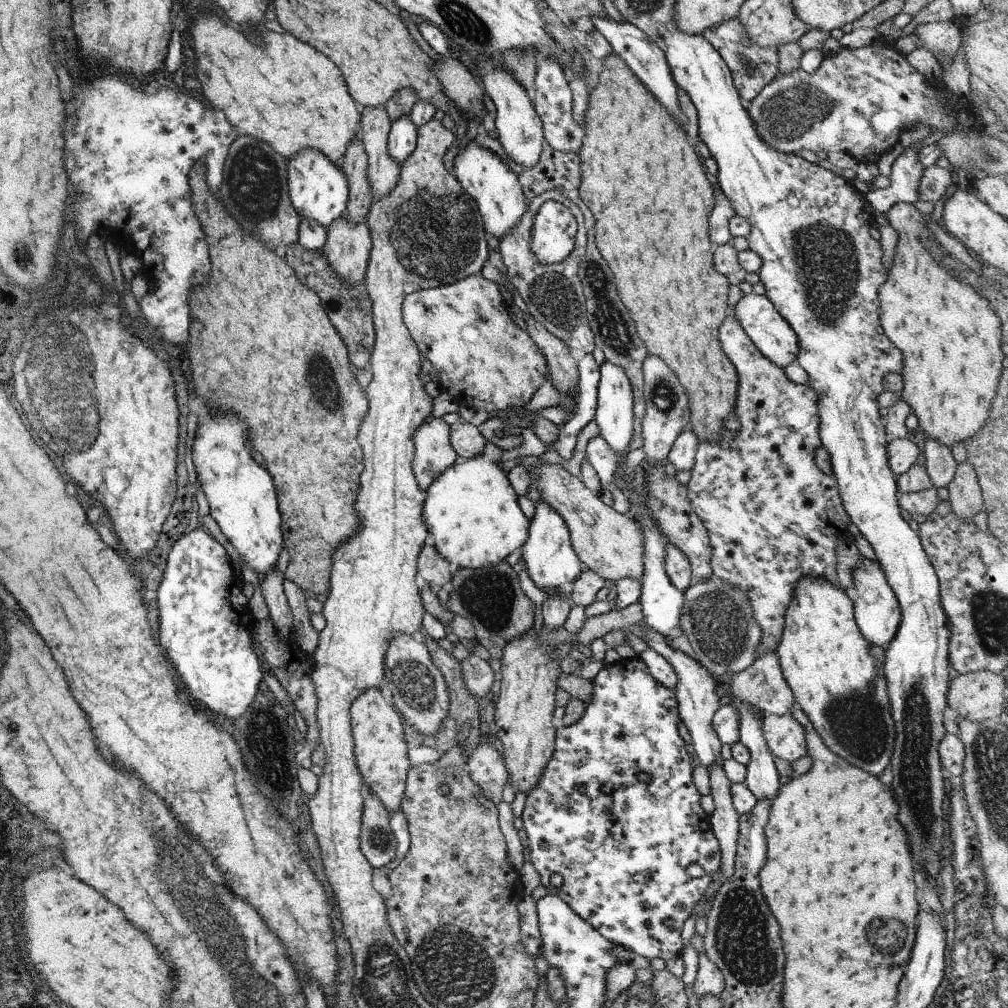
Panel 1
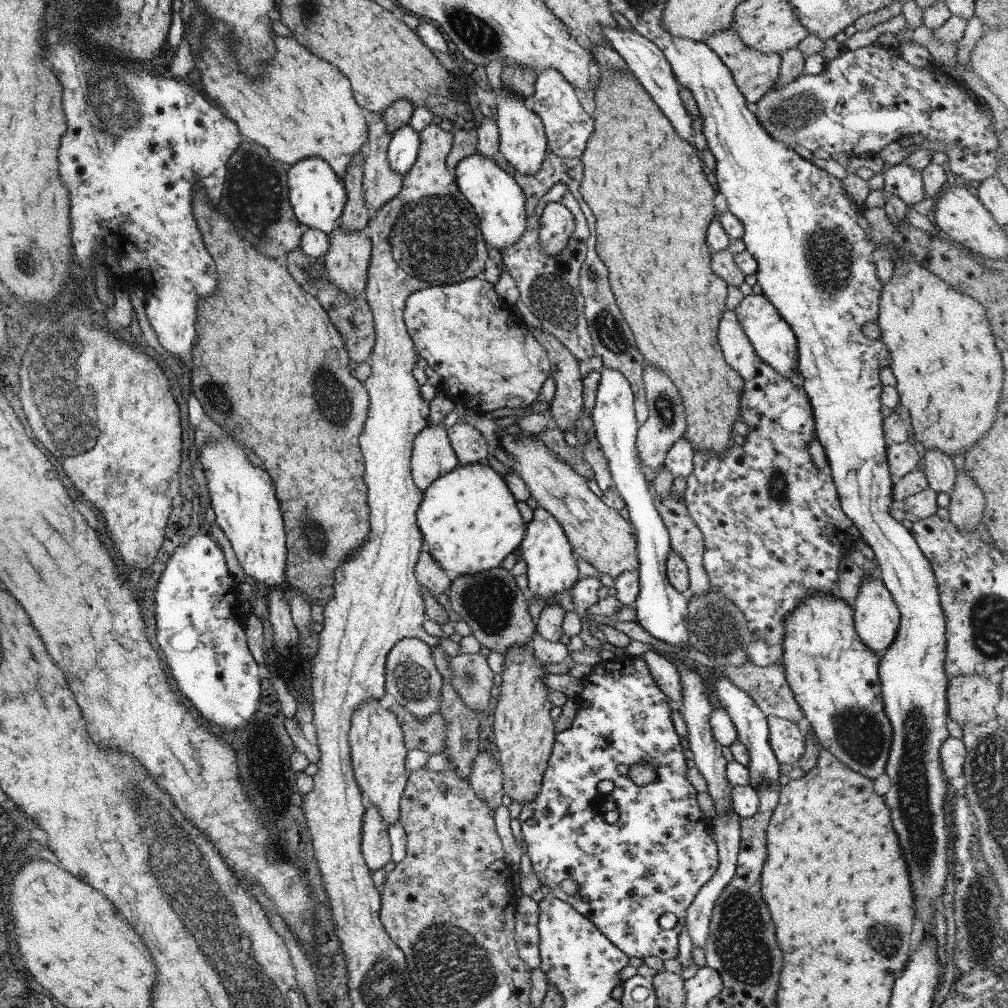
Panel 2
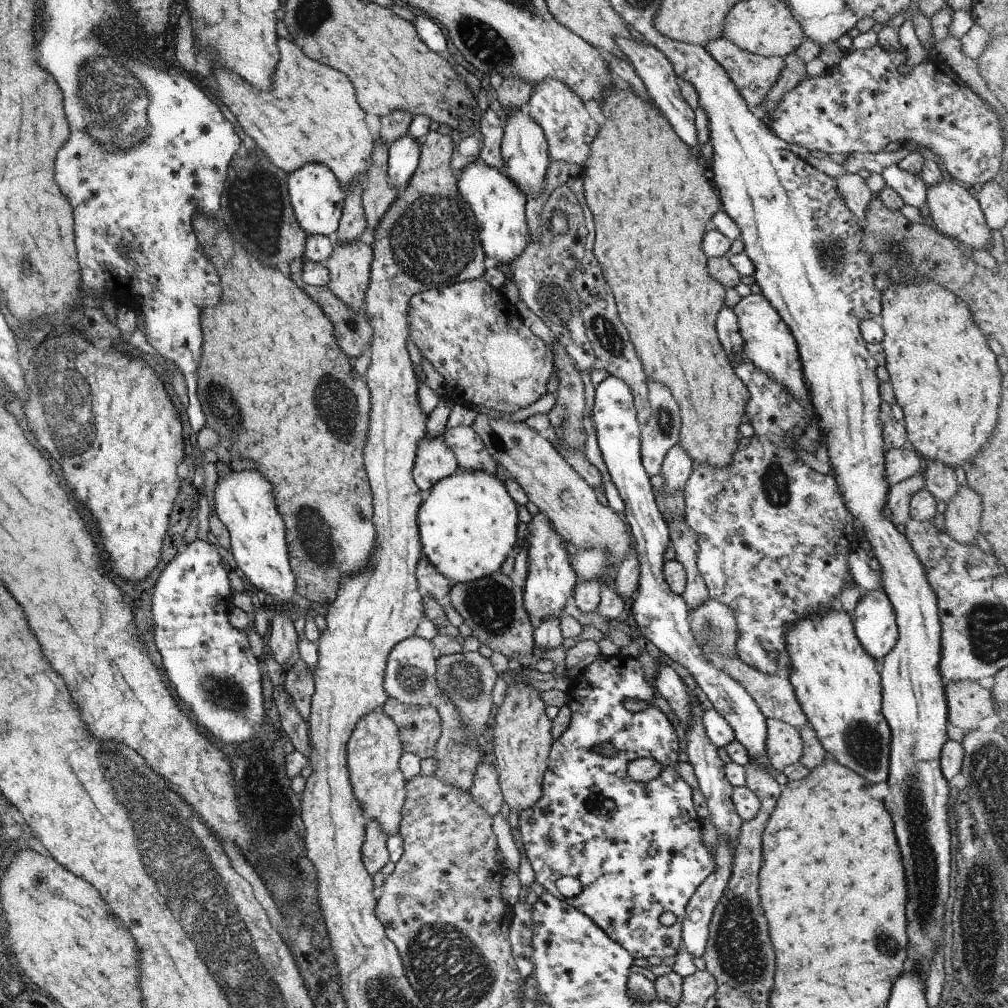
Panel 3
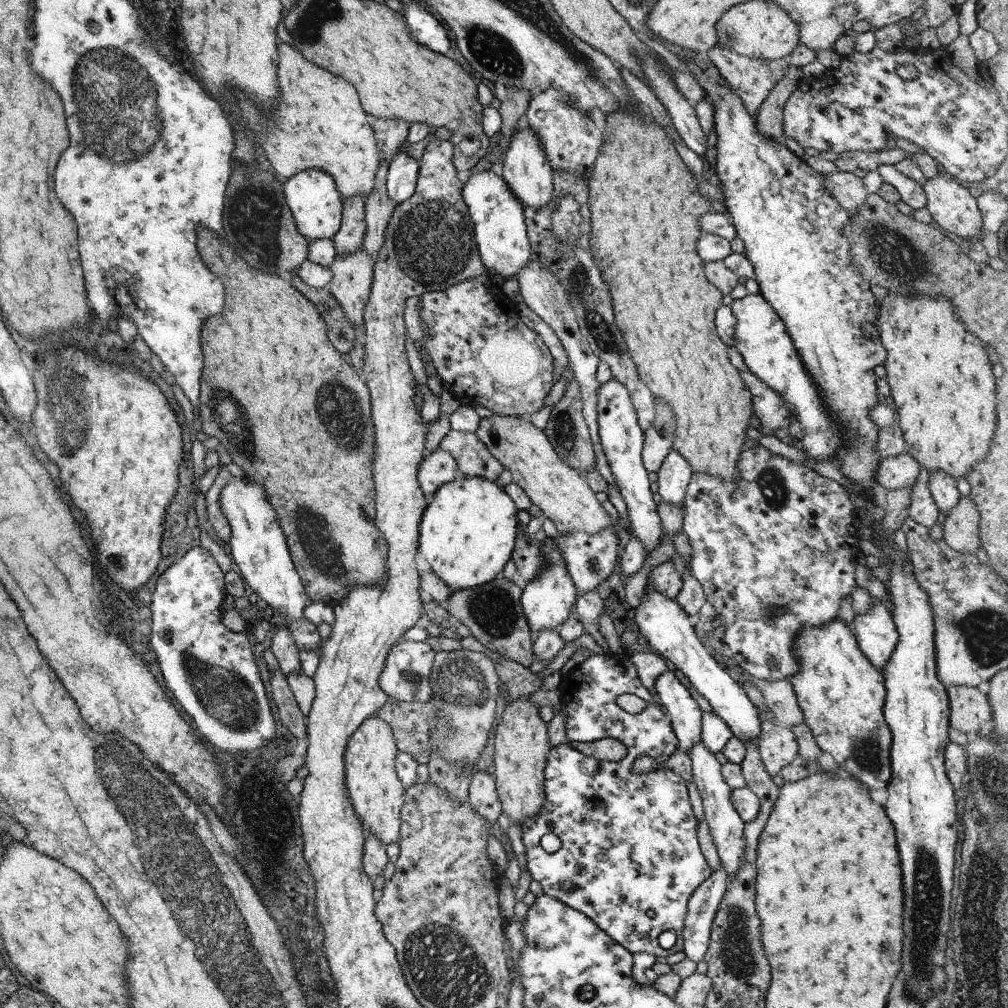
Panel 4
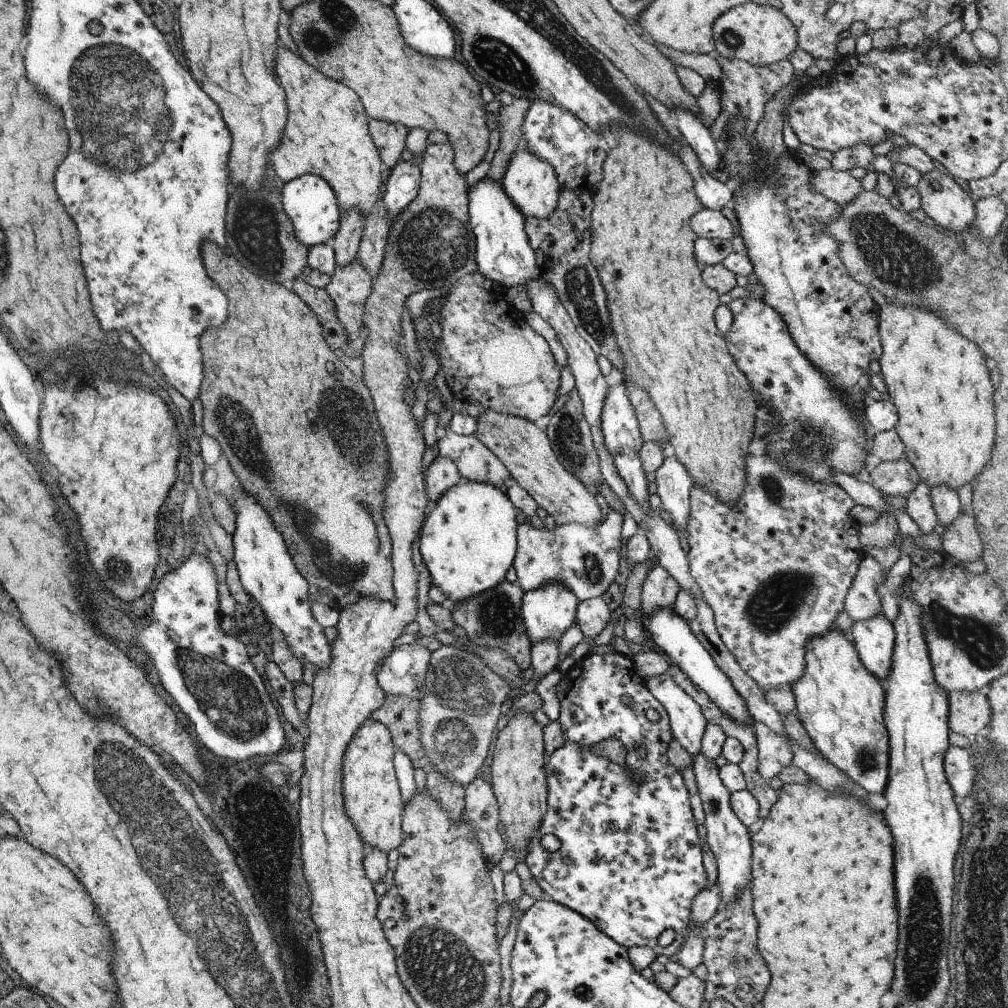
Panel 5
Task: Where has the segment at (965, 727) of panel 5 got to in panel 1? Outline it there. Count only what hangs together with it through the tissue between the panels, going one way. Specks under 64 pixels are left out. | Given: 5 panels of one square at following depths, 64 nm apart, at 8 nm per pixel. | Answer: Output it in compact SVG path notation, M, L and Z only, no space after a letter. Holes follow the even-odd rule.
M986 670L963 673L949 686L946 702L961 718L977 722L995 720L1001 713L1005 687L1000 674Z

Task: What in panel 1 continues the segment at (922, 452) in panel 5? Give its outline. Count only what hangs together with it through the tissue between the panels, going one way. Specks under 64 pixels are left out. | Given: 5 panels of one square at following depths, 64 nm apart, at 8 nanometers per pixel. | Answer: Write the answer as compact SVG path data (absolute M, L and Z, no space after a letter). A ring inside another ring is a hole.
M895 203L892 207L887 209L884 216L887 222L898 233L898 239L896 247L894 248L893 259L889 265L889 271L886 272L885 280L878 286L877 296L880 304L878 315L885 336L902 354L902 361L904 363L902 371L900 372L902 378L902 390L899 393L900 398L910 406L910 410L913 411L913 414L918 420L917 430L913 434L913 437L931 437L950 448L955 442L963 442L963 440L971 438L971 436L981 430L982 426L988 420L988 406L996 393L999 374L1001 374L1001 360L1003 360L1004 357L999 347L1002 343L1000 320L995 314L995 311L989 306L989 302L987 302L986 298L983 298L969 283L960 281L955 275L952 275L943 265L940 265L938 260L924 247L922 241L926 239L933 240L937 246L940 245L934 239L931 230L927 228L927 224L925 224L925 215L919 213L919 211L913 207L913 204Z

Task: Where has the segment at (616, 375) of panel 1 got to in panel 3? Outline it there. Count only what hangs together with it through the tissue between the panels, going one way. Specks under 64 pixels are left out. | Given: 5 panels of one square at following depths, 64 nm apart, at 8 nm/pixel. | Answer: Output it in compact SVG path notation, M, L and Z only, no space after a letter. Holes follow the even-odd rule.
M608 374L594 389L591 408L590 419L596 432L596 443L607 474L623 501L621 514L629 528L631 544L638 560L638 587L635 598L629 602L636 628L645 640L652 642L670 660L688 671L697 684L696 688L705 694L713 709L729 723L734 739L745 748L750 760L774 775L766 755L766 718L738 682L705 660L703 646L699 646L690 631L688 606L681 595L671 592L662 575L663 554L670 538L666 522L655 506L655 493L649 485L649 476L640 461L641 426L636 419L631 391L620 378Z

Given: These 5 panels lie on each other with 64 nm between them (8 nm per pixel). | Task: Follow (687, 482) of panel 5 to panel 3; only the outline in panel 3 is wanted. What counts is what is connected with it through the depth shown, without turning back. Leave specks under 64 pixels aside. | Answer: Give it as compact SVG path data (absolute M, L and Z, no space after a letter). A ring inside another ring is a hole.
M675 443L665 453L660 466L659 474L661 474L663 480L665 480L665 484L659 493L670 496L675 490L682 488L687 477L691 474L691 471L691 457Z

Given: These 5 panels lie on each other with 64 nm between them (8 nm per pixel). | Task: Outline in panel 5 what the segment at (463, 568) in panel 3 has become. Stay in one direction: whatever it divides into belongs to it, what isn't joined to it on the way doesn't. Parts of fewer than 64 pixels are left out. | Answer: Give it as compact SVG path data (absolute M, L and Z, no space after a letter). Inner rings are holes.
M461 478L434 502L420 526L420 556L431 583L446 594L448 603L458 603L504 579L516 551L515 507L503 488Z

